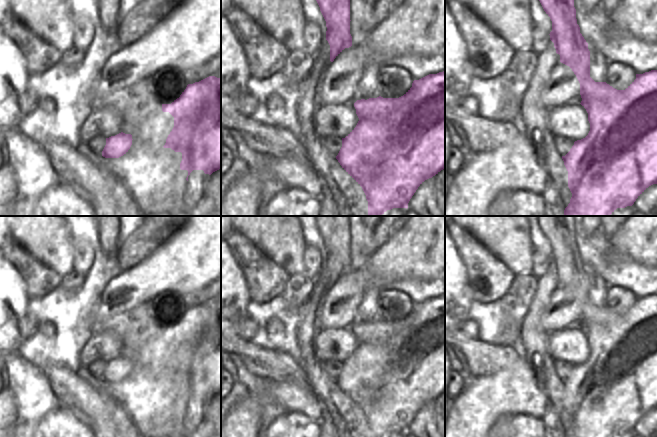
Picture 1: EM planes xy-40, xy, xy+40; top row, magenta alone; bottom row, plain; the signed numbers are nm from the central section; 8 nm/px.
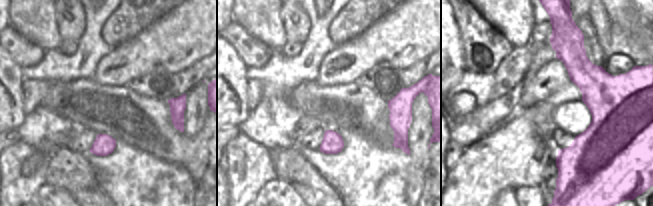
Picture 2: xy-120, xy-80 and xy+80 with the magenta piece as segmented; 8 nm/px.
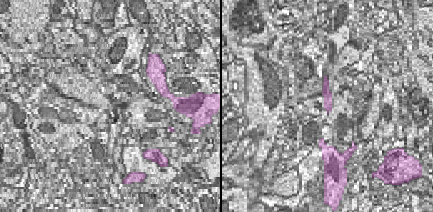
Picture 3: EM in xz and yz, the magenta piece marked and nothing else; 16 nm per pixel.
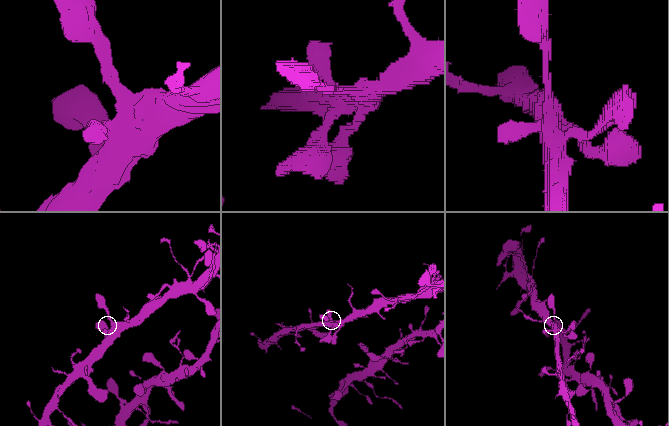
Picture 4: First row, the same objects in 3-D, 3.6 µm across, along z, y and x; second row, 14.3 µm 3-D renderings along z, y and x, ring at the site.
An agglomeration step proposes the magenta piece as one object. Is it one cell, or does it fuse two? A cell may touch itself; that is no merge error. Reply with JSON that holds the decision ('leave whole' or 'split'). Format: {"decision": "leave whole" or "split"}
{"decision": "leave whole"}

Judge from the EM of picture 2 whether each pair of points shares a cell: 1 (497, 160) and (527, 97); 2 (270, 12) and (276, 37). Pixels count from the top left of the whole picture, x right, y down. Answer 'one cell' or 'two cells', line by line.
1: two cells
2: one cell

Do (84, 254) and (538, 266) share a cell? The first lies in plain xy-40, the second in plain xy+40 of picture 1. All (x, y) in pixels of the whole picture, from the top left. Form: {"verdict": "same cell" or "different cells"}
{"verdict": "same cell"}

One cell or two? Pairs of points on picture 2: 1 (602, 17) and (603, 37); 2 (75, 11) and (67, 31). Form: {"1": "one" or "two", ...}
{"1": "one", "2": "one"}

